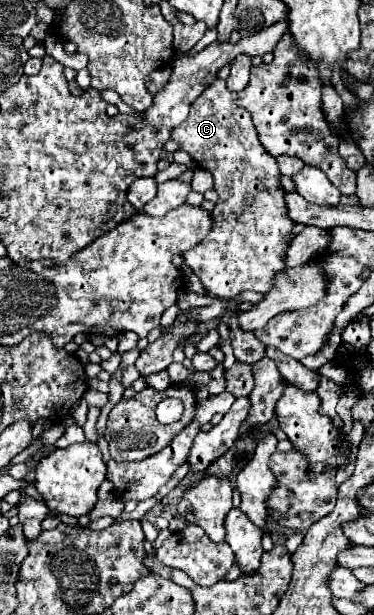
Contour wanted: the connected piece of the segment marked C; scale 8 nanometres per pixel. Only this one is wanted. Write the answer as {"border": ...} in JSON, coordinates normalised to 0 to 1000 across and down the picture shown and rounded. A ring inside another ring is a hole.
{"border":[[[580,127],[575,135],[564,135],[511,171],[505,190],[463,210],[463,229],[484,236],[489,246],[511,252],[511,259],[553,275],[570,291],[575,291],[575,311],[586,317],[586,327],[575,330],[564,353],[570,353],[570,369],[564,379],[537,389],[516,405],[505,405],[489,421],[495,428],[516,437],[516,444],[537,454],[537,463],[548,470],[548,480],[559,483],[591,483],[591,486],[618,486],[639,480],[644,473],[687,473],[687,476],[714,476],[730,467],[735,447],[762,437],[762,398],[773,398],[778,382],[773,376],[783,372],[783,359],[762,353],[762,324],[746,304],[746,275],[741,262],[709,249],[703,236],[687,226],[682,203],[671,200],[671,190],[655,177],[634,174],[634,151],[607,148],[602,130]]]}

